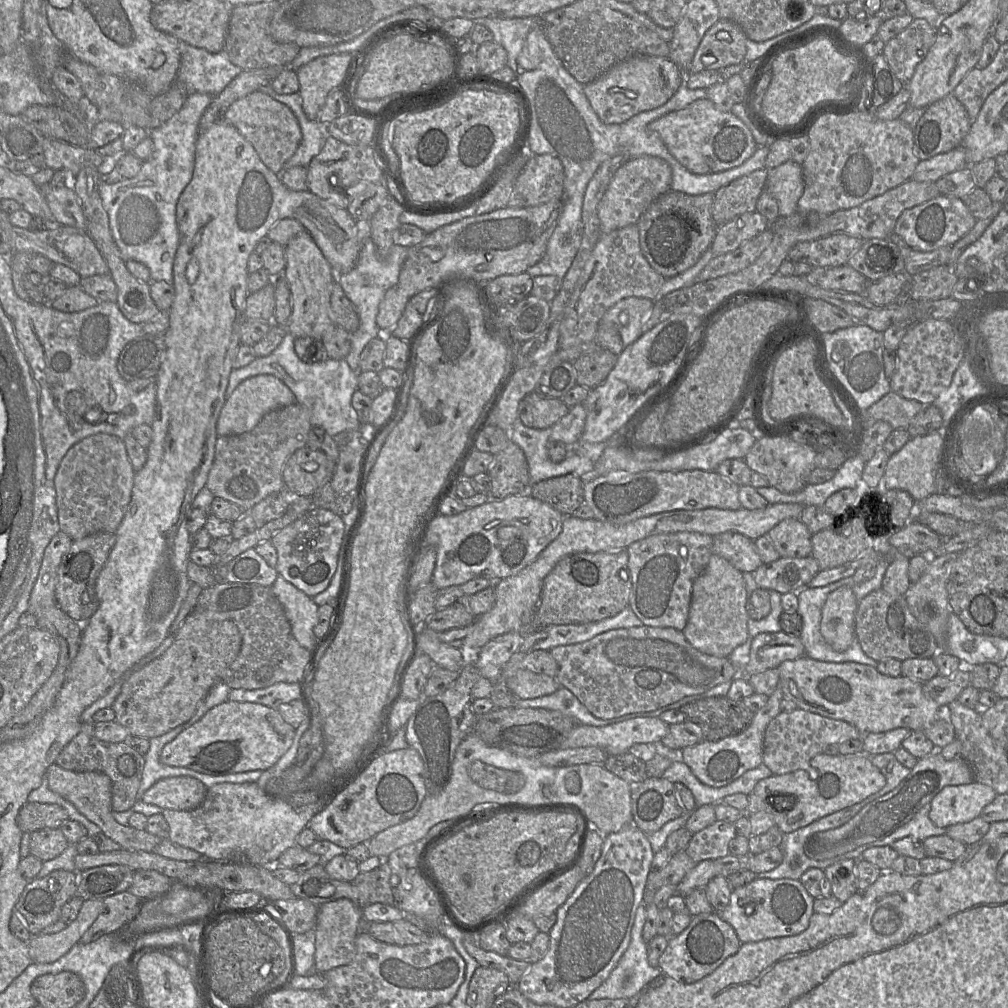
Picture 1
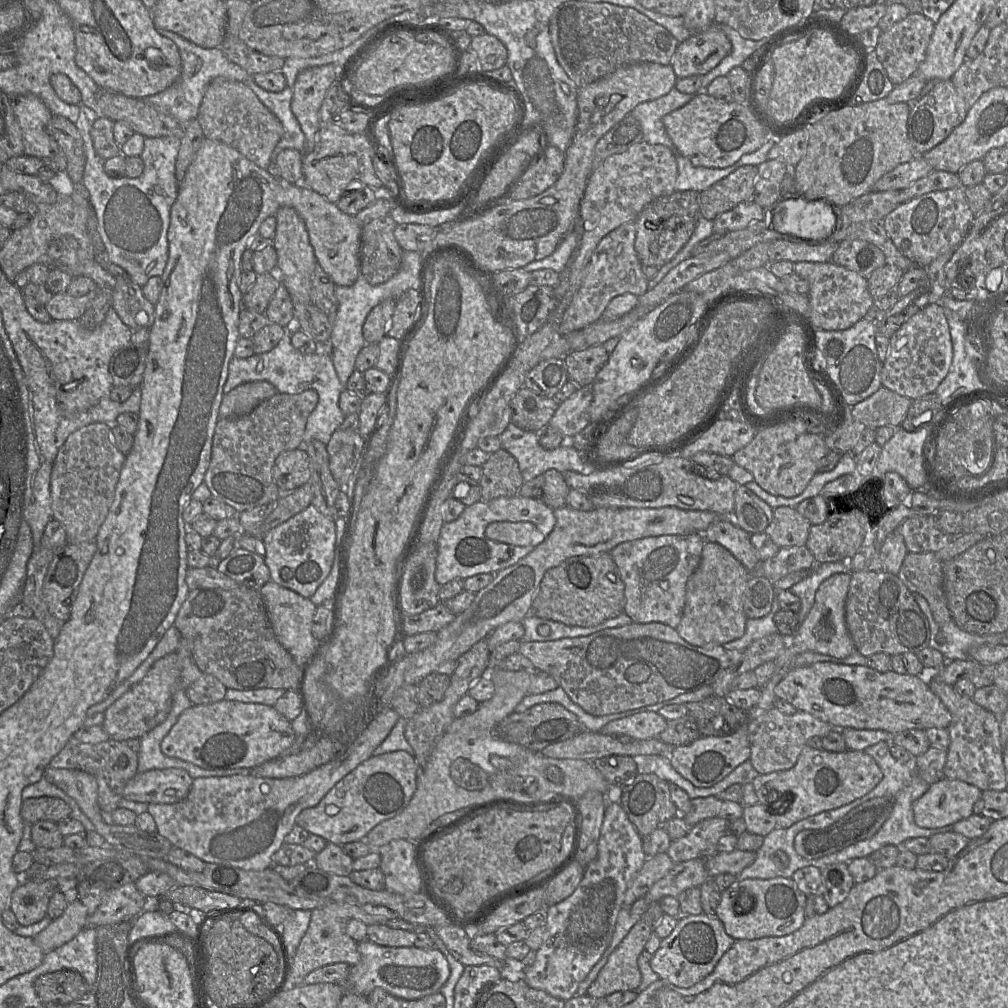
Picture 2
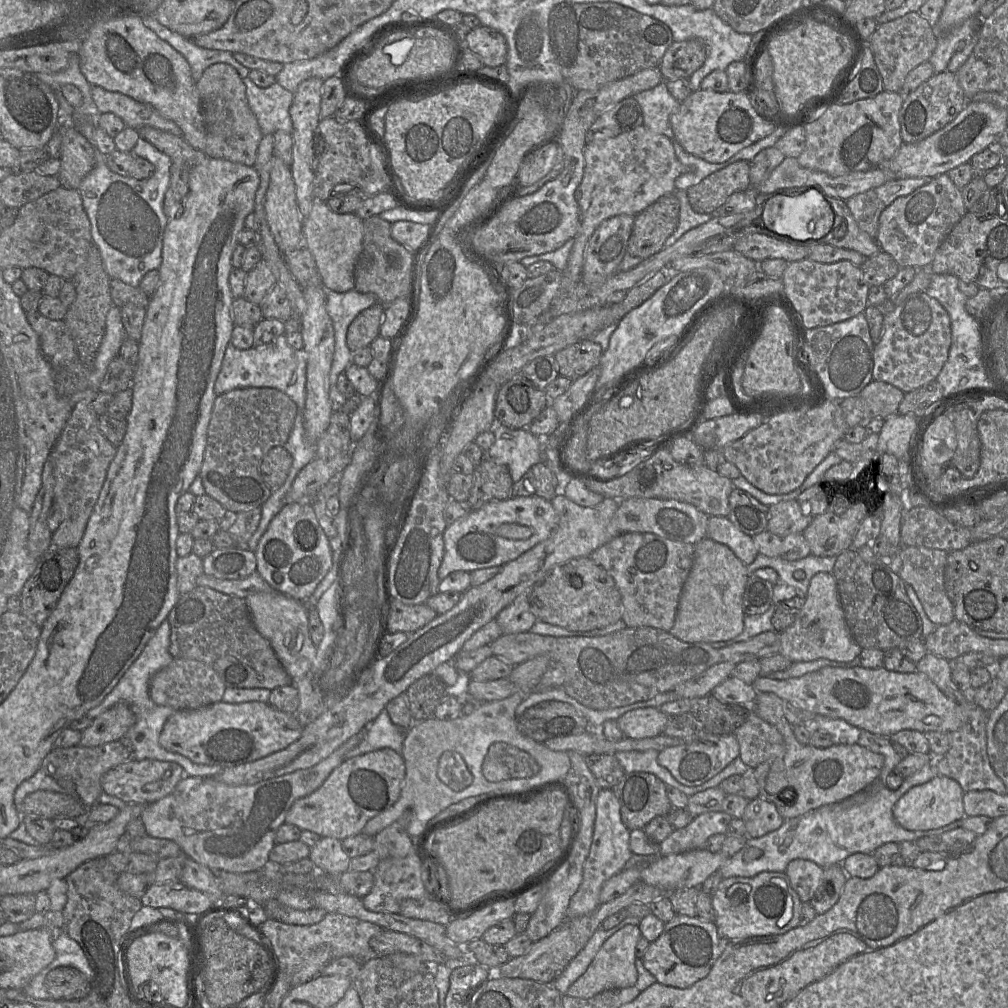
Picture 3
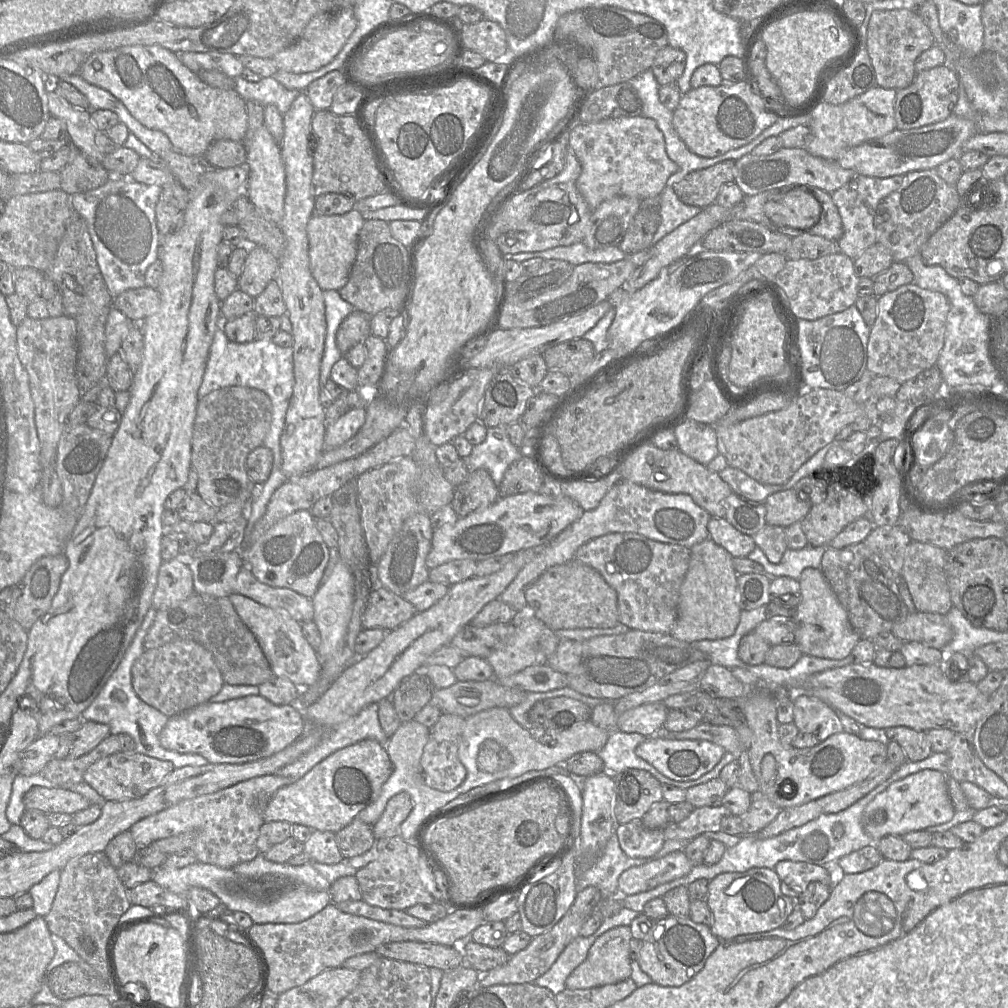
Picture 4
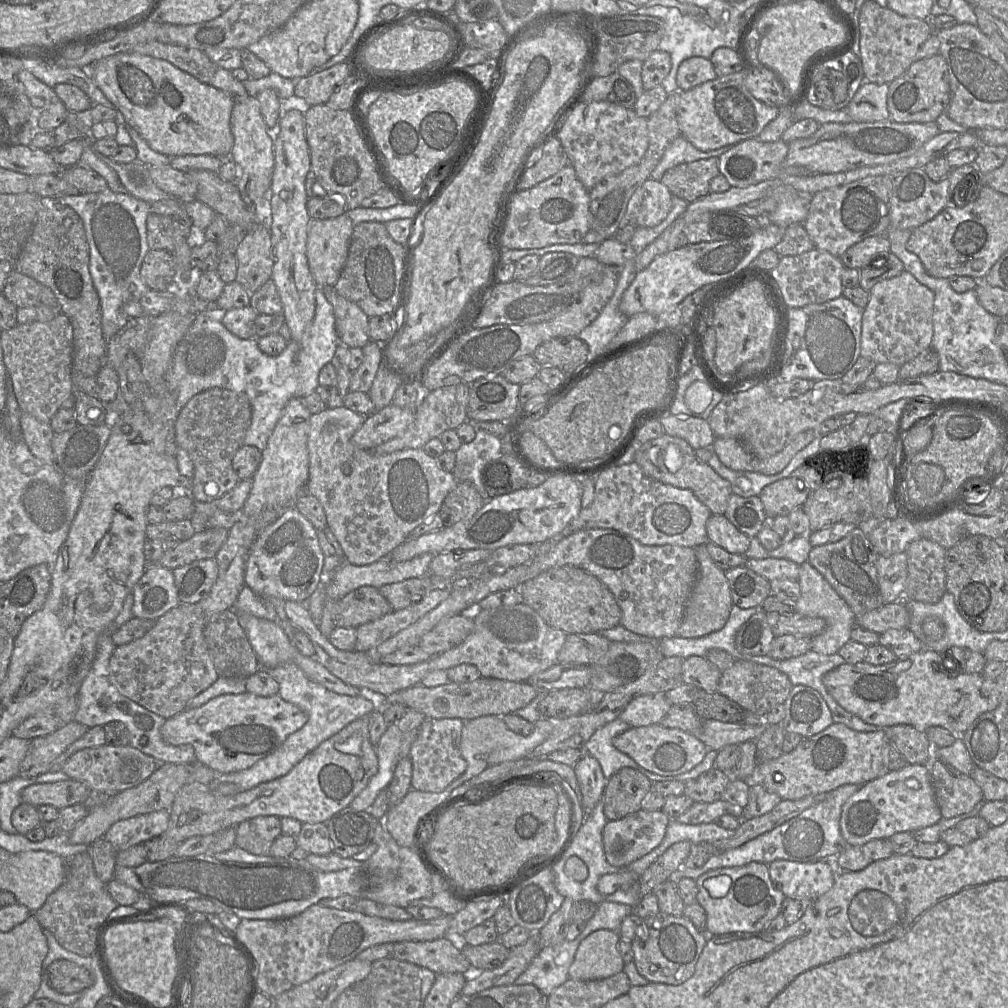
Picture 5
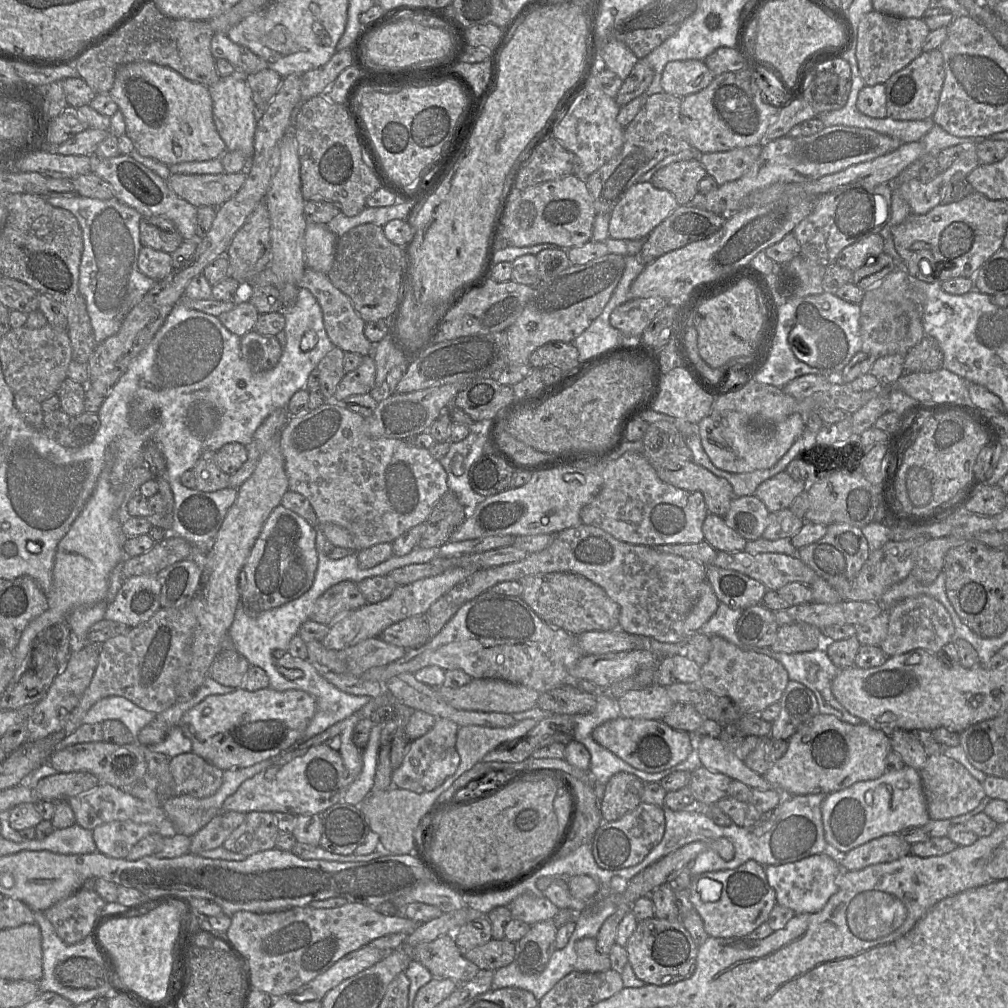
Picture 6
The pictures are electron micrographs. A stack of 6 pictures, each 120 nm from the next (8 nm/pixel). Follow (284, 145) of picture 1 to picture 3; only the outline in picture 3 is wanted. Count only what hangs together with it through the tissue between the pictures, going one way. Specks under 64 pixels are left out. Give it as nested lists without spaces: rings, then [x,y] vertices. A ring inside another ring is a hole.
[[[213,64],[204,70],[196,87],[206,128],[205,155],[253,167],[263,134],[249,107],[245,84],[237,71],[229,64]]]

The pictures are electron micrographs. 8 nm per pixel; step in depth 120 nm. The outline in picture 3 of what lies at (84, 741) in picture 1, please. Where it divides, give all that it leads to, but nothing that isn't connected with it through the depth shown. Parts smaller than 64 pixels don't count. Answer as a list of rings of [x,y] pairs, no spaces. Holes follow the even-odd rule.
[[[112,741],[97,747],[73,746],[69,748],[54,748],[42,761],[41,769],[55,780],[71,779],[75,784],[75,796],[86,807],[99,803],[103,793],[101,778],[109,770],[132,759],[131,753],[120,741]]]

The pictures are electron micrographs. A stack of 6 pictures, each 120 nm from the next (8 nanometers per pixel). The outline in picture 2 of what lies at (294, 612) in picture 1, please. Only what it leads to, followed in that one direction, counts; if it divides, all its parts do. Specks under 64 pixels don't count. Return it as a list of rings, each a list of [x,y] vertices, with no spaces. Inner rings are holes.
[[[272,580],[261,586],[259,592],[264,601],[275,637],[289,652],[295,663],[301,666],[314,651],[318,643],[318,640],[312,633],[312,621],[317,606],[309,598],[284,588]]]

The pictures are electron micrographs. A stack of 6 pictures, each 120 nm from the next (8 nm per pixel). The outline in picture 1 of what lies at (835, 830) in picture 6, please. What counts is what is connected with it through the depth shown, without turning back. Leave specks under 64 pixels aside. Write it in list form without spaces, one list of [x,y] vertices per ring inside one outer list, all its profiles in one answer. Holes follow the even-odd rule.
[[[975,781],[970,784],[946,786],[931,800],[929,818],[940,828],[969,822],[979,817],[983,808],[990,804],[996,795],[993,788]]]

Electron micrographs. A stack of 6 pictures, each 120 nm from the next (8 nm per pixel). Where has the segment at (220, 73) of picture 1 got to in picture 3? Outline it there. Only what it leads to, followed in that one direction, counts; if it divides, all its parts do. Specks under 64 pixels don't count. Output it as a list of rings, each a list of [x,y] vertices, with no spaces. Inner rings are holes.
[[[154,15],[142,17],[143,24],[152,30],[161,40],[167,42],[188,62],[193,80],[197,83],[204,70],[216,63],[225,63],[232,66],[241,79],[248,78],[249,69],[241,65],[228,51],[209,50],[198,47],[191,39],[162,26]],[[93,85],[92,99],[99,114],[112,113],[122,119],[126,127],[140,129],[150,126],[165,132],[181,136],[181,129],[171,120],[164,118],[148,104],[140,103],[119,92],[107,91]]]

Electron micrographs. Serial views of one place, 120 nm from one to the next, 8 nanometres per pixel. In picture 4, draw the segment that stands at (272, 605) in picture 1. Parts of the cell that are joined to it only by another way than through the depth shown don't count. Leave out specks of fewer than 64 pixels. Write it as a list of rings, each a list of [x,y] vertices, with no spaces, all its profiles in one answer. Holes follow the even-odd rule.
[[[192,593],[187,599],[157,612],[149,628],[144,647],[158,648],[176,640],[192,640],[209,650],[229,685],[260,685],[275,675],[257,639],[237,614],[228,597]]]

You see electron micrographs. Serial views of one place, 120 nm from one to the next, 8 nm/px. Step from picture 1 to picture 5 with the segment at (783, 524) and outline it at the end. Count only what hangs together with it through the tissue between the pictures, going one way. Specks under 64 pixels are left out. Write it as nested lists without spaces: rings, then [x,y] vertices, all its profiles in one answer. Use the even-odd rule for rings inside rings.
[[[783,478],[764,487],[759,494],[766,516],[788,516],[791,511],[802,507],[810,493],[799,491],[791,482],[791,479]]]

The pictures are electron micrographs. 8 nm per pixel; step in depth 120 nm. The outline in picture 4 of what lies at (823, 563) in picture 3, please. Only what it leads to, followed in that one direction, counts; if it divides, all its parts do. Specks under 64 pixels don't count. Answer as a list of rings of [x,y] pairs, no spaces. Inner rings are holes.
[[[807,545],[799,550],[787,549],[780,562],[774,564],[756,546],[747,558],[762,565],[765,574],[770,578],[785,576],[798,581],[804,569],[820,569],[822,556],[826,548],[824,546],[813,547]]]

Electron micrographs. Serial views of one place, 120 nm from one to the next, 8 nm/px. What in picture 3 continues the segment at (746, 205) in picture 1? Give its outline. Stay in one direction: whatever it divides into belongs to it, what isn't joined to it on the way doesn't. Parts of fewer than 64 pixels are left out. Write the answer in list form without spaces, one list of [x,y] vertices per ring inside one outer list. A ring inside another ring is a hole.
[[[742,160],[710,174],[686,193],[696,213],[713,214],[733,193],[750,189],[750,164]]]

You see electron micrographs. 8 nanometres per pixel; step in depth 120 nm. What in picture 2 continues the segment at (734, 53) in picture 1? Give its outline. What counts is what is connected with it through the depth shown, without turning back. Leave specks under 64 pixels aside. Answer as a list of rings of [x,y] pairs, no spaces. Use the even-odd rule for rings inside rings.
[[[712,24],[706,30],[693,33],[680,42],[671,60],[678,79],[705,75],[729,55],[732,44],[726,34]]]

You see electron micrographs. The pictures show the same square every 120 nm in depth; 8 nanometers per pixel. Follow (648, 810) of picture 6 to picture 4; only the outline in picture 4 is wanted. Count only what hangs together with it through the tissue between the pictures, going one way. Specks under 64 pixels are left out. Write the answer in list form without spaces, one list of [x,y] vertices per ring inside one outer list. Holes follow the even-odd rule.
[[[642,819],[632,820],[619,824],[615,830],[619,845],[623,852],[630,858],[648,858],[656,854],[663,846],[664,830],[649,829],[643,825]]]

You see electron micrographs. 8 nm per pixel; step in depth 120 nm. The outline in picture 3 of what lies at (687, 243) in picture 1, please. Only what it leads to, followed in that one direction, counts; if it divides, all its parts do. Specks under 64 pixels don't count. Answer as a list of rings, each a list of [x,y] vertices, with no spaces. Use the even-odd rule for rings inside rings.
[[[668,194],[636,215],[627,253],[643,260],[660,252],[678,226],[679,213],[678,198]]]

